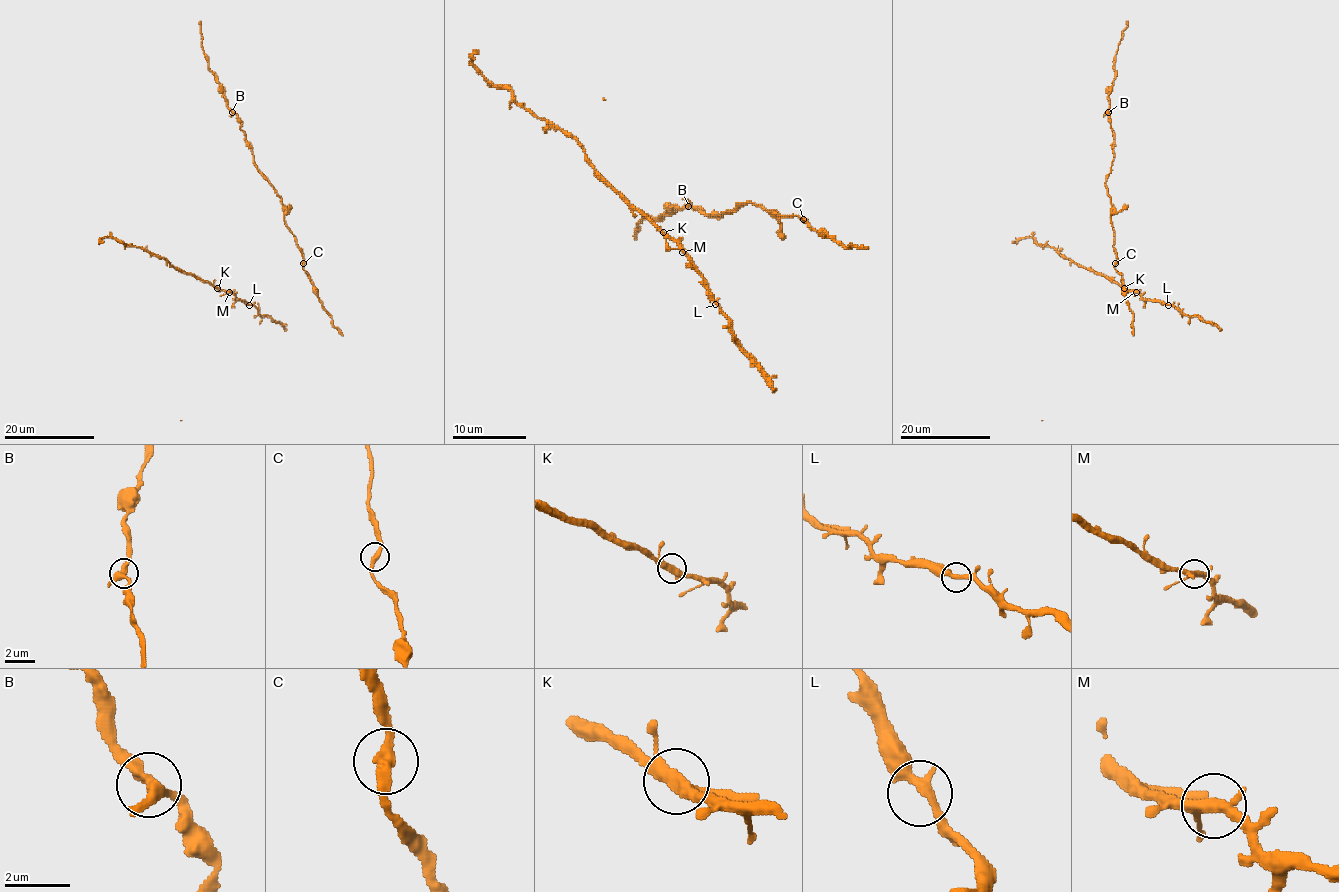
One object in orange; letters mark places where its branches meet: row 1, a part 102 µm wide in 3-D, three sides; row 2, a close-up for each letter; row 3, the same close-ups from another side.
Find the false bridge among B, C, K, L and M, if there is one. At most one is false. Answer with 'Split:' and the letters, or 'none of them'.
Split: none of them

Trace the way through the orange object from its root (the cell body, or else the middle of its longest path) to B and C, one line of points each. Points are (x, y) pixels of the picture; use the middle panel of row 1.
B: (818, 236), (804, 217), (783, 217), (754, 203), (741, 203), (723, 215), (688, 206)
C: (818, 236), (804, 219)

